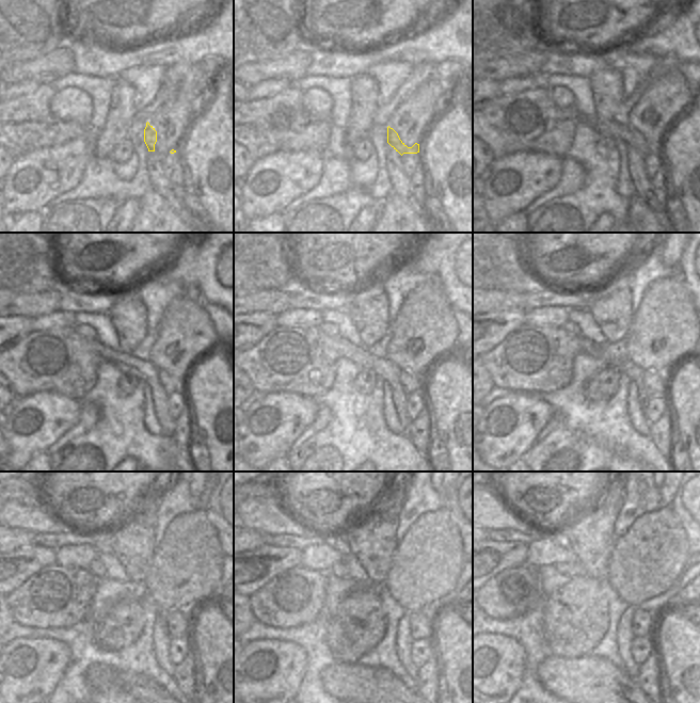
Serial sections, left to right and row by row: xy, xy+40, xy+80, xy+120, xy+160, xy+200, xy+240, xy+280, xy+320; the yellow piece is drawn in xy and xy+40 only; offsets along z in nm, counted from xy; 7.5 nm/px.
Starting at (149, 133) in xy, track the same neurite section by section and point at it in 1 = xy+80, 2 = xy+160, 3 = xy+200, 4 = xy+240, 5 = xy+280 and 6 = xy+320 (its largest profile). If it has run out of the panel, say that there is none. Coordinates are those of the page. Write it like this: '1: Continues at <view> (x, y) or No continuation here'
1: Continues at xy+80 (639, 142)
2: Continues at xy+160 (411, 383)
3: Continues at xy+200 (655, 384)
4: Continues at xy+240 (179, 623)
5: Continues at xy+280 (417, 621)
6: Continues at xy+320 (642, 625)

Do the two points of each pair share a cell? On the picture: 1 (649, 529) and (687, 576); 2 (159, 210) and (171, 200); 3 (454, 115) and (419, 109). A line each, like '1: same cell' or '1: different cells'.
1: different cells
2: different cells
3: different cells

